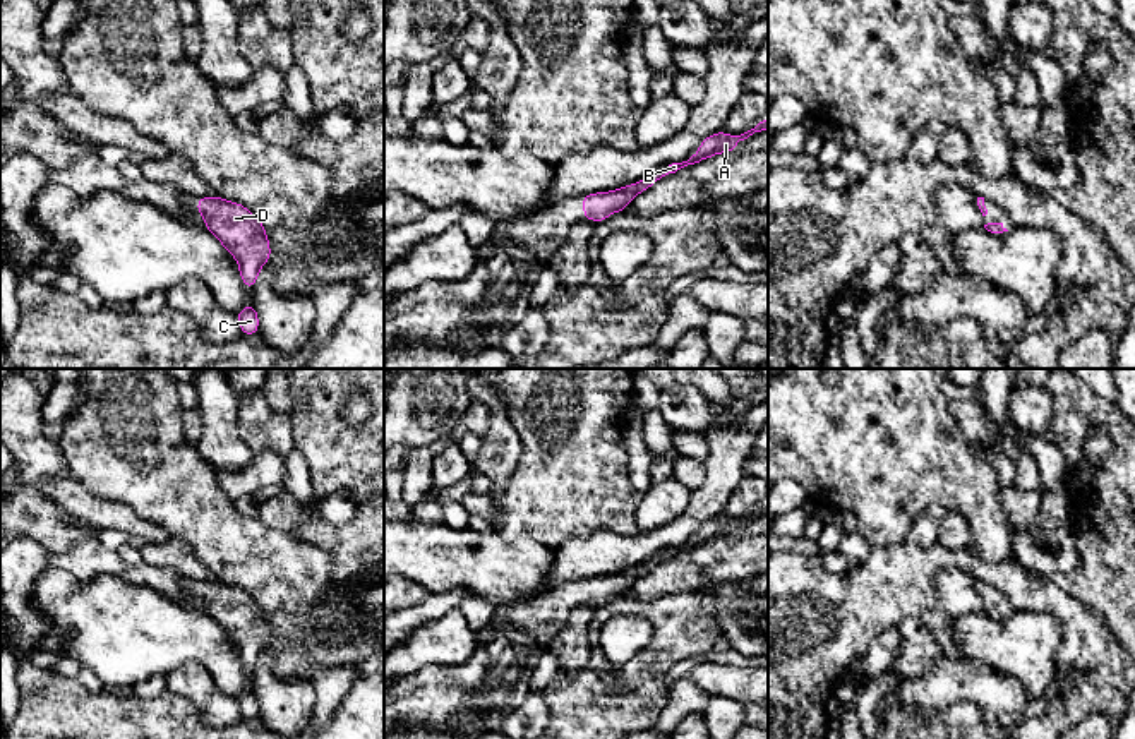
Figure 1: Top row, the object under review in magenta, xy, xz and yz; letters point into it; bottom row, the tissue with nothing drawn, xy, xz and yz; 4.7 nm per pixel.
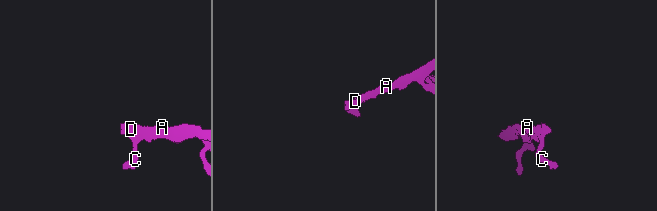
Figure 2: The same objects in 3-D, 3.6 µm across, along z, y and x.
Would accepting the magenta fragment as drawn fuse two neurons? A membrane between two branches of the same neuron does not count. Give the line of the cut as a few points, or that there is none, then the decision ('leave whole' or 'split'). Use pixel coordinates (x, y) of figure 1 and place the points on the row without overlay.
cut none; leave whole

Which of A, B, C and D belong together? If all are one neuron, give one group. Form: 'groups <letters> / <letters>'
groups A B C D

